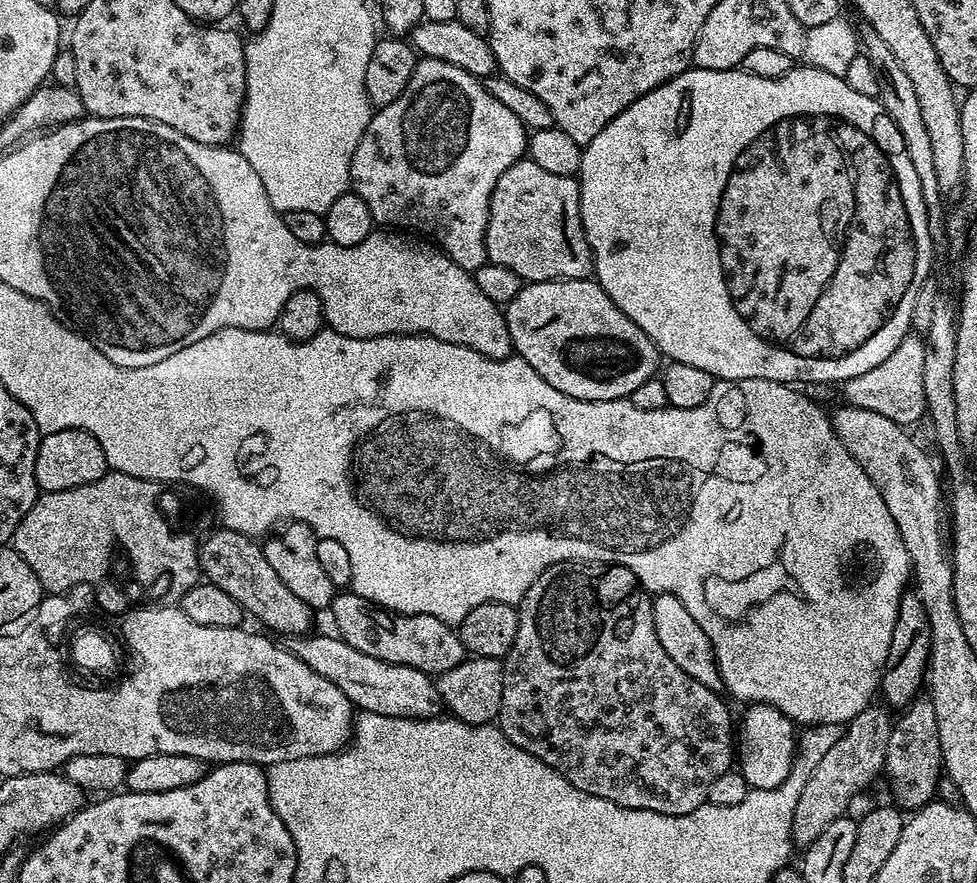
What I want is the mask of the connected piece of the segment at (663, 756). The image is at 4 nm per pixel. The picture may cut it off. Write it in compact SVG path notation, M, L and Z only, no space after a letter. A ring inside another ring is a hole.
M565 560L563 564L555 564L538 574L538 582L534 582L520 599L518 638L514 638L514 646L510 646L508 655L502 660L504 681L498 727L506 734L506 738L510 738L510 742L514 742L514 746L534 754L534 758L546 762L546 766L562 774L571 784L578 786L578 790L594 794L594 798L606 798L606 802L614 802L623 808L681 816L708 803L710 786L721 774L726 774L733 767L734 722L732 726L732 716L724 705L725 697L720 692L702 686L702 682L690 678L690 674L683 672L671 660L670 654L662 650L662 642L658 642L658 634L654 634L652 602L653 597L634 583L631 572L614 570L613 565L607 562Z

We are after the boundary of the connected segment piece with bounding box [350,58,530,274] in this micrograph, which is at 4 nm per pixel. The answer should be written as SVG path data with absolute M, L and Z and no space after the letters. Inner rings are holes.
M420 58L417 59L416 69L406 86L406 90L402 90L402 94L398 94L398 98L394 98L394 102L390 102L390 106L373 111L372 121L366 126L366 130L352 155L350 188L358 198L362 198L362 202L366 202L366 206L370 206L370 214L377 225L388 230L407 230L409 233L419 234L421 237L427 238L441 252L445 252L453 262L462 266L462 270L474 274L483 264L488 263L486 226L488 225L490 198L494 194L494 186L498 182L498 178L502 178L502 174L506 170L510 170L510 166L525 159L529 135L529 129L524 127L518 114L513 114L506 106L502 106L502 102L498 102L498 98L494 98L494 94L490 94L487 87L477 77L458 66L450 66L450 62Z

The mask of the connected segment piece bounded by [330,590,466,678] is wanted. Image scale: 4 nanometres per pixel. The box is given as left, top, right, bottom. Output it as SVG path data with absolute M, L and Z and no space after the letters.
M351 590L341 591L332 599L331 612L336 623L335 635L354 646L354 650L362 650L362 654L370 654L370 658L378 658L387 664L417 668L435 678L466 659L459 631L438 618L430 618L430 614L402 616Z

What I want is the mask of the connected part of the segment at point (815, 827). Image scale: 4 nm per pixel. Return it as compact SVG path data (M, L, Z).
M873 702L867 708L849 720L842 738L830 746L830 751L814 766L810 774L810 782L806 782L802 790L802 798L798 798L796 817L792 823L794 840L797 845L807 846L830 826L838 817L849 811L852 799L863 788L868 788L876 780L876 775L884 772L886 762L886 746L890 742L890 730L894 720L889 709L883 703Z

